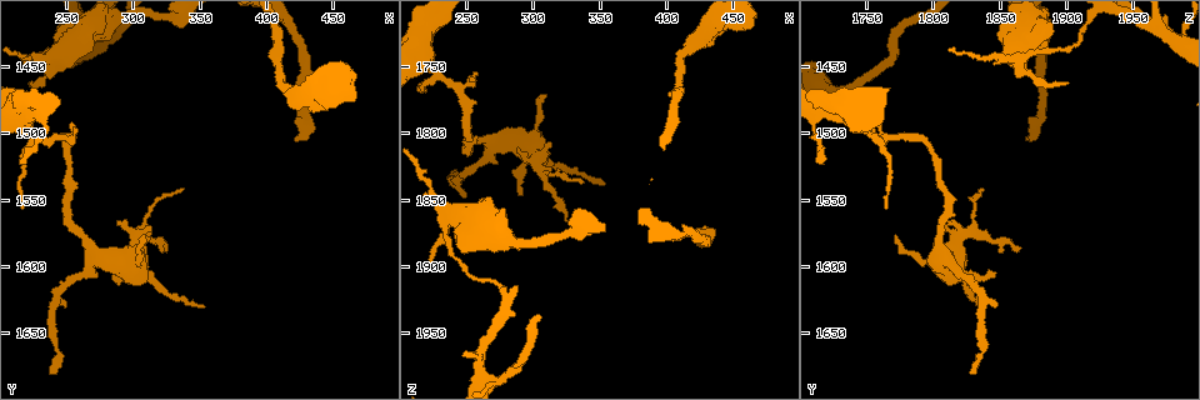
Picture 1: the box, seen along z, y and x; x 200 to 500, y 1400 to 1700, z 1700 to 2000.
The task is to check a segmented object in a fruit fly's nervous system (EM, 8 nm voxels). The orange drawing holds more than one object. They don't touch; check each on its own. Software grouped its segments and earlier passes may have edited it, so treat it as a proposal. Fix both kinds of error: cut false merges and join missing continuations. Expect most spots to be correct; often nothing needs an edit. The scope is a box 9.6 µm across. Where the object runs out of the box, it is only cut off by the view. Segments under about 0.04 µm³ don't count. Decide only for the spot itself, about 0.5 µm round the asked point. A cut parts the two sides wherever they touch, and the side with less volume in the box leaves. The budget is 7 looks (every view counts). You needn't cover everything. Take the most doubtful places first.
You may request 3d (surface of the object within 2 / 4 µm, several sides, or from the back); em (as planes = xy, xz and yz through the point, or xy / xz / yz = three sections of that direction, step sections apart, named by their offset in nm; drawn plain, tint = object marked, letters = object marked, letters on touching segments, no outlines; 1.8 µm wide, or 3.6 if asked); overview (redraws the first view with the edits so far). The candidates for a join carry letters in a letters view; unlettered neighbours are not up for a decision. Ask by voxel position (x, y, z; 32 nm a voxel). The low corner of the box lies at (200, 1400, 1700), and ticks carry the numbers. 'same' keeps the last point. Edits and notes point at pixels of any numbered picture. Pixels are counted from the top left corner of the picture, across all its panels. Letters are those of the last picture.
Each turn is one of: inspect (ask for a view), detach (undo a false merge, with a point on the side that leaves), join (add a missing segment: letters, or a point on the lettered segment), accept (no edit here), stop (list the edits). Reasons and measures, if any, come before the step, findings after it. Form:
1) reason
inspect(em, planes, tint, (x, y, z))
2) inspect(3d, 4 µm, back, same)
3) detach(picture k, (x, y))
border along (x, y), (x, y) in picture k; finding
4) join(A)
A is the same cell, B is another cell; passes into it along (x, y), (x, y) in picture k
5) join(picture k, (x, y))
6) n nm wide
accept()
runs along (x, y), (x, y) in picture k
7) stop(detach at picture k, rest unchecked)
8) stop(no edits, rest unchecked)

looks like a crossing
inspect(3d, 2 µm, (266, 1436, 1984))

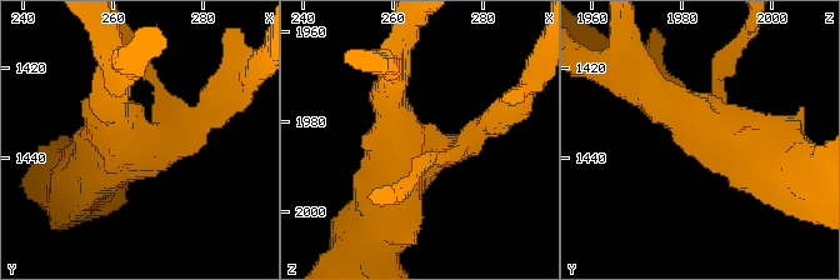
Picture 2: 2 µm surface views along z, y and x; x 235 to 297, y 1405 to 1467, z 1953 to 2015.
4 arms; shape alone is not enough
inspect(em, yz, step 16, tint, (264, 1434, 1984))

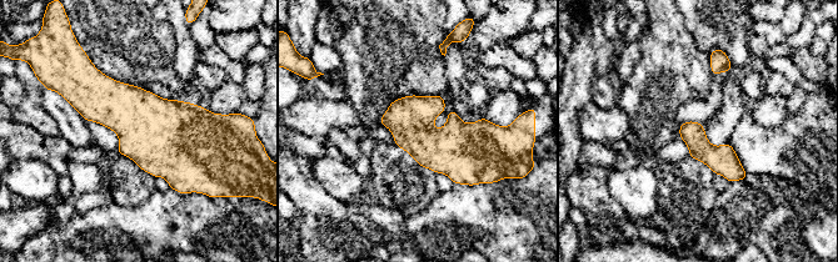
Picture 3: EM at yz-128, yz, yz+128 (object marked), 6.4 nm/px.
inspect(em, planes, letters, same)

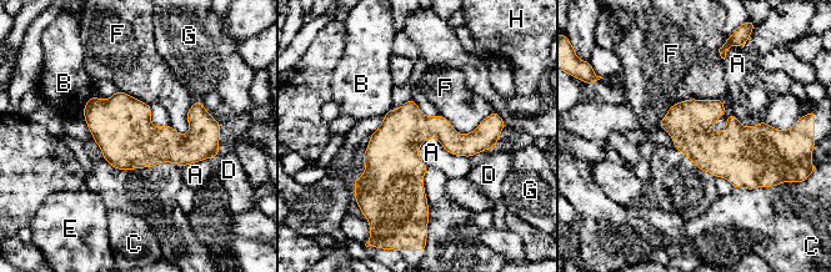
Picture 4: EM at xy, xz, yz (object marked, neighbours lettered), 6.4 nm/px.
F touches over 440 nm
accept()
A, B, C, D, E, F, G and H are other cells; border along (417, 149), (436, 139), (469, 157) in picture 4; one neuron here

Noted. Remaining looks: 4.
an open end
inspect(3d, 2 µm, (254, 1492, 1758))

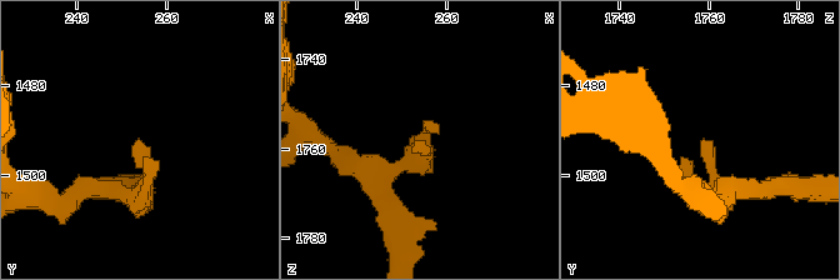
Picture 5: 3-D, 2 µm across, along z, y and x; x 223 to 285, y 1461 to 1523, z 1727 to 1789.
inspect(em, yz, step 4, letters, (254, 1492, 1758))

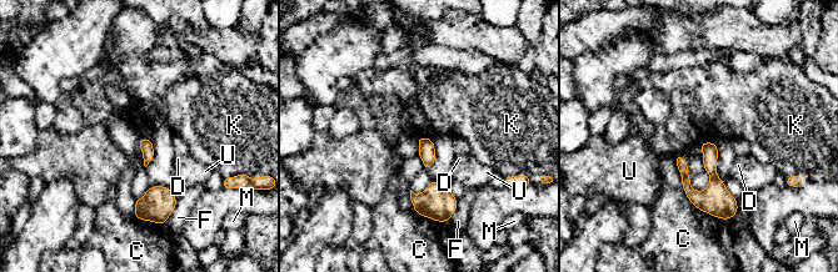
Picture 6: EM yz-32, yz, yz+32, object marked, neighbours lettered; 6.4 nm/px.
cut it another way
inspect(em, planes, letters, same)

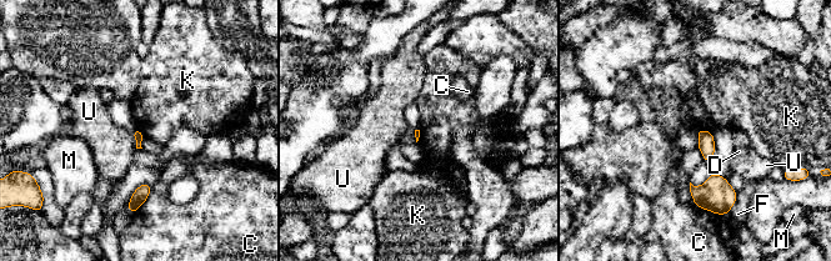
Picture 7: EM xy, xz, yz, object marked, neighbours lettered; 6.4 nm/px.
accept()
C, D, F, K, M and U are other cells; border along (699, 129), (711, 132) in picture 7; no lettered segment goes on from it

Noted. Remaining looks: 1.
sudden change in width
inspect(em, planes, letters, (304, 1580, 1820))

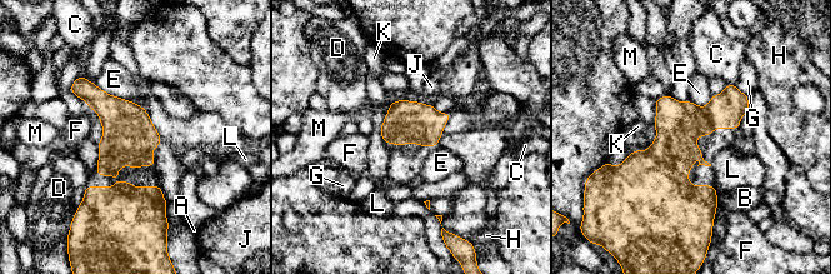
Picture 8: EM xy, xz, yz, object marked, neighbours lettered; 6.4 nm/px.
accept()
A, B, C, D, E, F, G, H, J, K, L and M are other cells; runs along (83, 80), (114, 116), (114, 173), (125, 212) in picture 8; continuous, no second neuron

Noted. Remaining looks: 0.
stop(no edits, rest unchecked)

